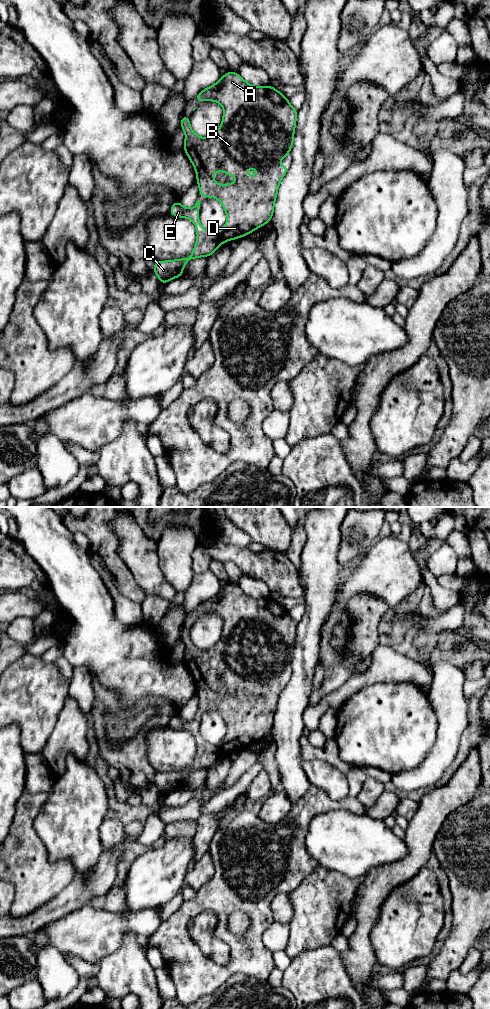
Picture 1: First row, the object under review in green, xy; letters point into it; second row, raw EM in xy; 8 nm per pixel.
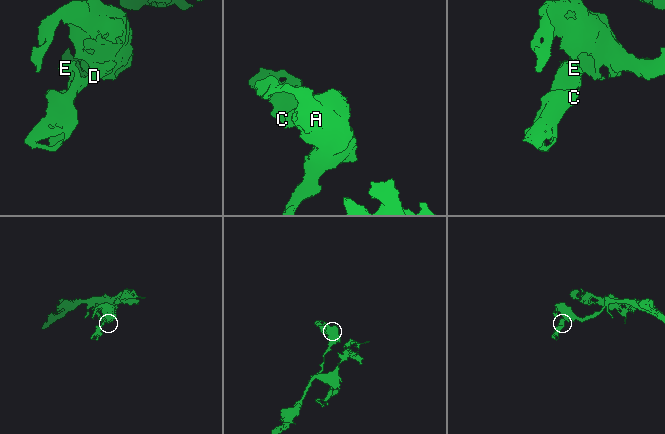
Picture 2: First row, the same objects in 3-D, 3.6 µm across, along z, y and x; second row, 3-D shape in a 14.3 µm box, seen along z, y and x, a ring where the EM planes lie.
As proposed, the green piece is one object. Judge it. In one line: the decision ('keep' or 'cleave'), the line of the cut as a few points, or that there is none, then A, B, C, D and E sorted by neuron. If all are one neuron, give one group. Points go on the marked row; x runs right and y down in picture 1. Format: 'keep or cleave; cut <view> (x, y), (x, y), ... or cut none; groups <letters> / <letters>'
keep; cut none; groups A B C D E

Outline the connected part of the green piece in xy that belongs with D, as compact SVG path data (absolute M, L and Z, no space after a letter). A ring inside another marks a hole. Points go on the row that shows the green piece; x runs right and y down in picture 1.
M229 71L217 83L203 89L194 101L216 101L224 109L221 125L210 137L199 137L191 129L190 119L184 114L180 128L186 134L183 151L195 168L199 195L217 198L226 212L227 221L219 232L209 231L204 229L199 221L199 200L192 209L184 207L179 200L173 203L169 214L190 219L195 225L197 240L189 257L169 261L157 260L154 263L153 272L161 284L183 276L183 268L189 261L209 257L223 242L247 236L271 221L279 184L290 168L288 165L281 165L280 161L290 154L293 146L298 110L290 105L289 98L280 91L270 85L250 85L237 72ZM250 167L257 170L256 176L247 176L247 169ZM222 170L226 175L240 176L233 185L219 185L212 174L215 171L221 173Z

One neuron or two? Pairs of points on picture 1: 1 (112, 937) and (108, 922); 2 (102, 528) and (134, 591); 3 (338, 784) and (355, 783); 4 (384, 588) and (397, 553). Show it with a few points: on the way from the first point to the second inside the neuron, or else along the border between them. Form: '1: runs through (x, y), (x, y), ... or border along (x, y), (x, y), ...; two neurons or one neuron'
1: runs through (108, 933), (108, 926); one neuron
2: runs through (104, 544), (110, 559), (122, 575); one neuron
3: border along (344, 774), (347, 780), (348, 795); two neurons
4: runs through (389, 579), (390, 562); one neuron

